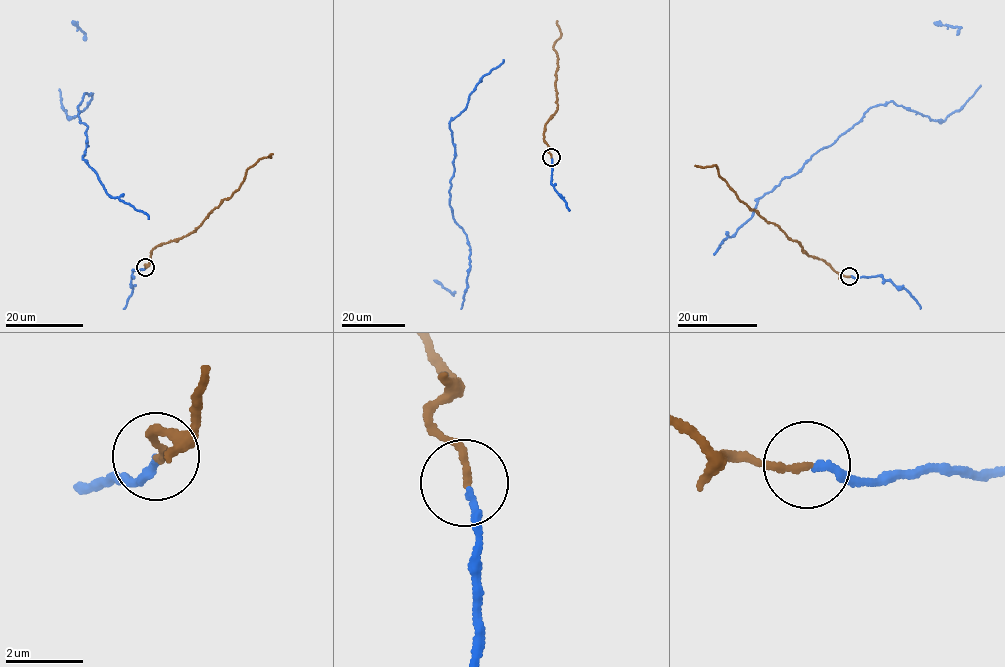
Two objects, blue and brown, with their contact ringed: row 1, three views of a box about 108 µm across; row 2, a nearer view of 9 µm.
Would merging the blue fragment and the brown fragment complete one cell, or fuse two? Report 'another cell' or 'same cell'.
same cell

